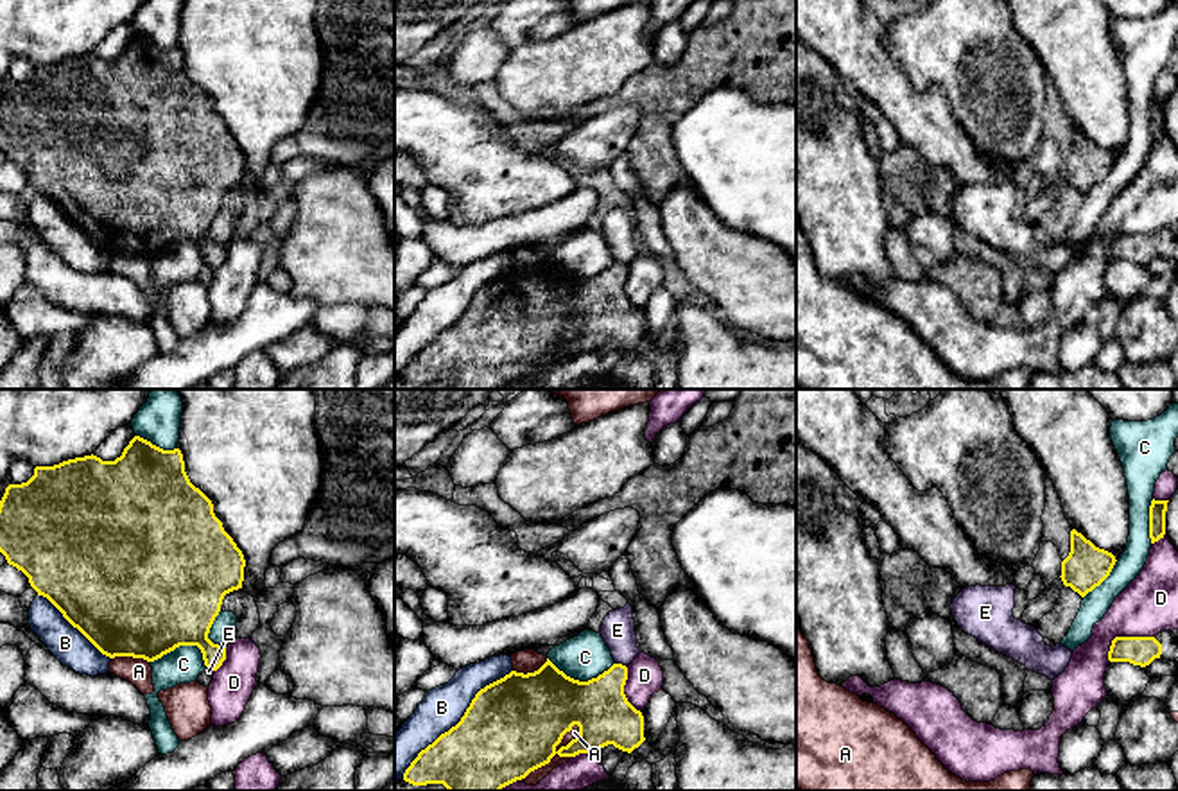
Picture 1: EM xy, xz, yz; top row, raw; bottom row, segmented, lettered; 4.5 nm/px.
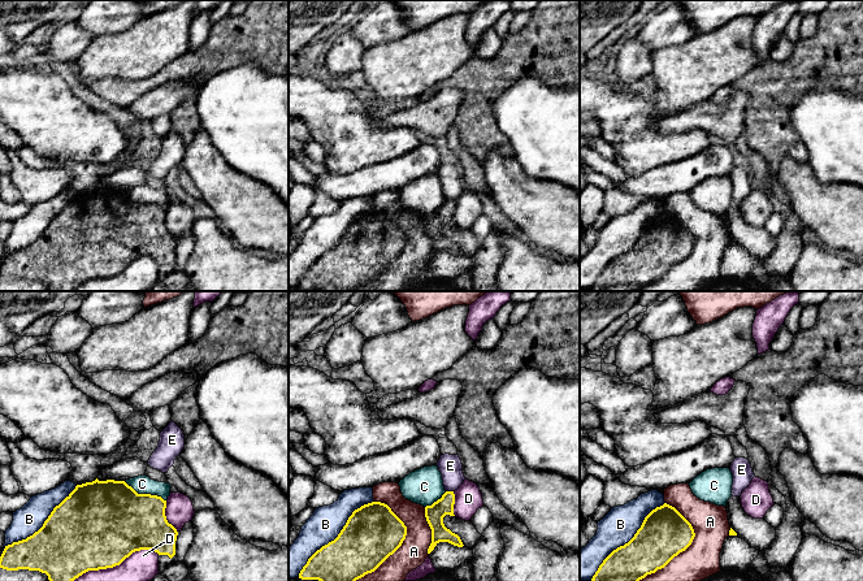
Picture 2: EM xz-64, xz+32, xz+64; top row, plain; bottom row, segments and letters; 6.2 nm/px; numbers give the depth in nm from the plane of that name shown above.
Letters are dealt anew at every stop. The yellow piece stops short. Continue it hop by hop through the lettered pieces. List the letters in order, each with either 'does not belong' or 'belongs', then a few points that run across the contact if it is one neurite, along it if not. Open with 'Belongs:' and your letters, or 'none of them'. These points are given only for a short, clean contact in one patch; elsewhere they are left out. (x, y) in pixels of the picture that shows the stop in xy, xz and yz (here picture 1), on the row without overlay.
Belongs: none of them
A: does not belong
B: does not belong
C: does not belong
D: does not belong
E: does not belong | xz (615, 260), (624, 264)

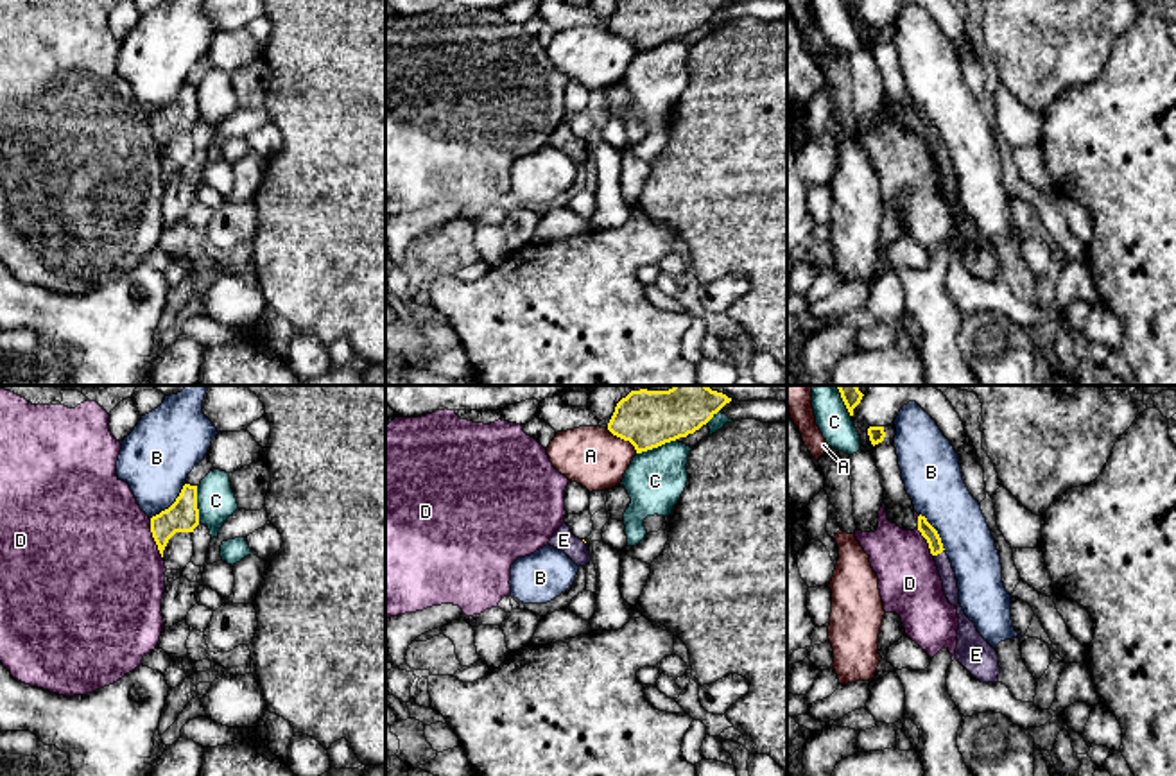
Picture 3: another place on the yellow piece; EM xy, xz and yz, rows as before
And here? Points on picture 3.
Belongs: E
A: does not belong
B: does not belong
C: does not belong
D: does not belong | xy (149, 117), (149, 128), (162, 156)
E: belongs | yz (929, 131), (938, 151), (947, 172)

